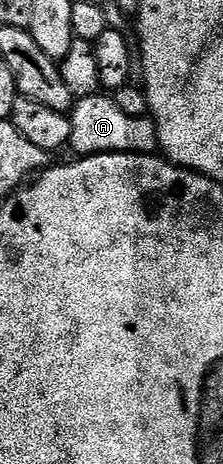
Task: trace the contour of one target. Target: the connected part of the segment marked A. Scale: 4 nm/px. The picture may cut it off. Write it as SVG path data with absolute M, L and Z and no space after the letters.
M102 92L75 101L75 105L70 112L70 125L72 126L72 134L70 135L69 147L79 157L94 156L96 153L140 153L142 155L153 155L159 149L158 131L156 130L154 120L148 116L132 118L131 115L125 114L120 106L116 105L111 95Z

